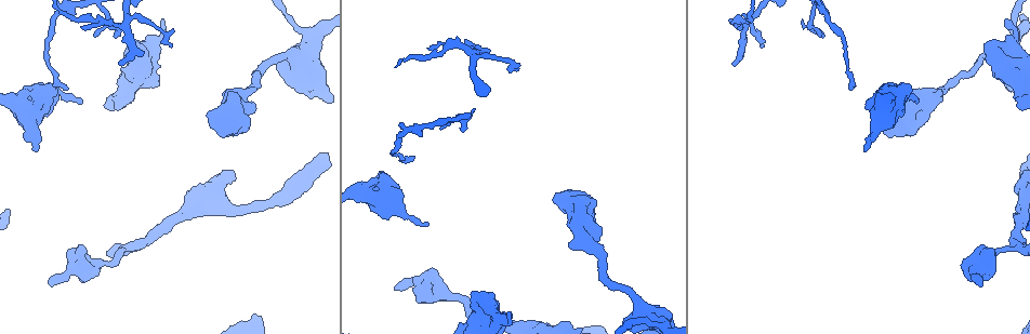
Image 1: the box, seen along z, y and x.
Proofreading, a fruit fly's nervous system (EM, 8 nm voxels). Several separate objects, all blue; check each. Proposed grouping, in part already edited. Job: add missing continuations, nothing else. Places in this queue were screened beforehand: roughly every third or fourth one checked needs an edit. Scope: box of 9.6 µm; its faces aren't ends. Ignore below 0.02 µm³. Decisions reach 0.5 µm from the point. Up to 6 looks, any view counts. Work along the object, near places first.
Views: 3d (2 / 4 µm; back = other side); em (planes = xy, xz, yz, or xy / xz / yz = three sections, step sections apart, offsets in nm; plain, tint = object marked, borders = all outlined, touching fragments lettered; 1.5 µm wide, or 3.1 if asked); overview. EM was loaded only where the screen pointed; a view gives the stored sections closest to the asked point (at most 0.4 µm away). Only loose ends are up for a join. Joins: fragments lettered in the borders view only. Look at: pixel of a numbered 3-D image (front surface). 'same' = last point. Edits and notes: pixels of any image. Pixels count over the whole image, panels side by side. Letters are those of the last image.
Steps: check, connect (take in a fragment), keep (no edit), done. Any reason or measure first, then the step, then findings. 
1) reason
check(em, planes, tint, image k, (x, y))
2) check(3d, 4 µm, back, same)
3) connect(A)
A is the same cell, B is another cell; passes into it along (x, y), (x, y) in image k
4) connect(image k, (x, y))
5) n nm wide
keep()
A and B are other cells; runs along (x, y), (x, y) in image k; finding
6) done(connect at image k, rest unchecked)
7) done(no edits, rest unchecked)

free end
check(3d, 2 µm, image 1, (51, 285))

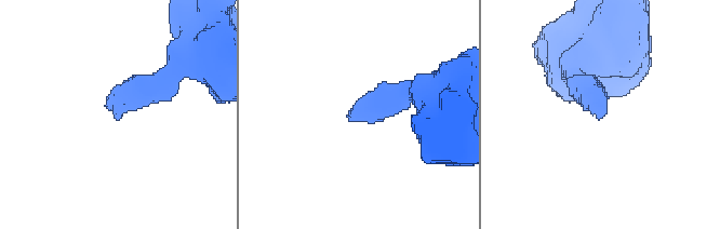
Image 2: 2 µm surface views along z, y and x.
check(em, planes, borders, image 2, (114, 116))

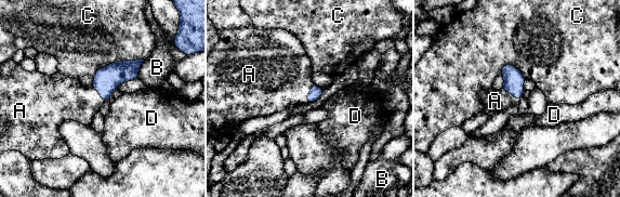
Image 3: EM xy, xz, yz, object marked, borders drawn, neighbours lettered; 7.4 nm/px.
connect(A)
A is the same cell, B, C and D are other cells; passes into it along (316, 91), (308, 93), (280, 75) in image 3; the neuron continues

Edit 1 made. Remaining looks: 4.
see it whole again
check(overview)

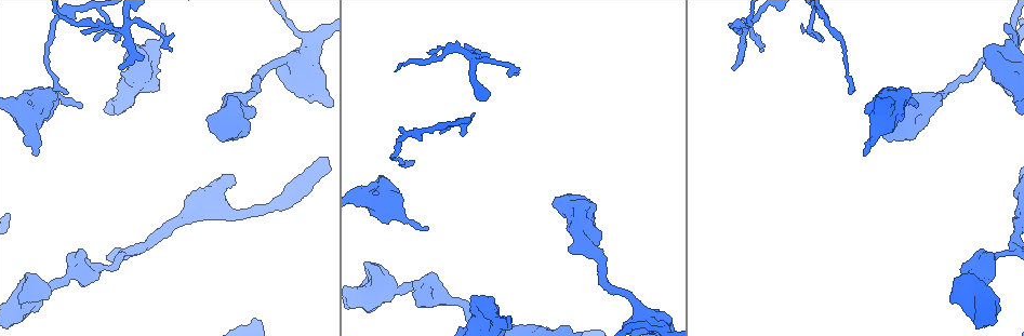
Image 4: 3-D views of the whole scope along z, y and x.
an open end
check(em, yz, step 4, tint, image 4, (916, 108))

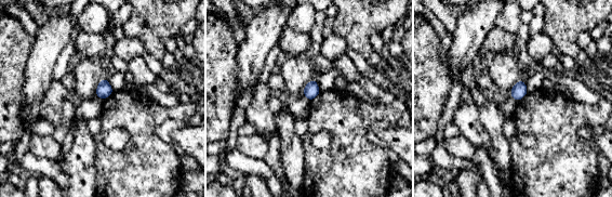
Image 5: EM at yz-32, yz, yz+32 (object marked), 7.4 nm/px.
check(em, planes, borders, same)

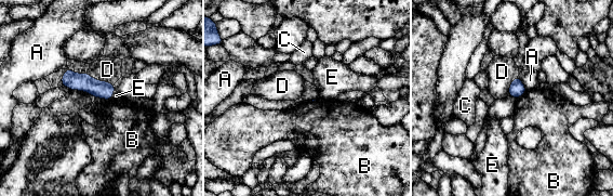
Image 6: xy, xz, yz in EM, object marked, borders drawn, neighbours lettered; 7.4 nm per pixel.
D touches over 220 nm
keep()
A, B, C, D and E are other cells; none of them fits

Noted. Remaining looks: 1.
free end
check(em, planes, borders, image 4, (163, 24))

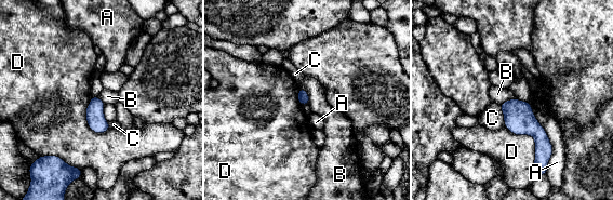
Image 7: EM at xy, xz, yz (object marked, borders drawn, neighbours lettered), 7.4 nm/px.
keep()
A, B, C and D are other cells; none of them fits

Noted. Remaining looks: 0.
done(connect at image 3, rest unchecked)

